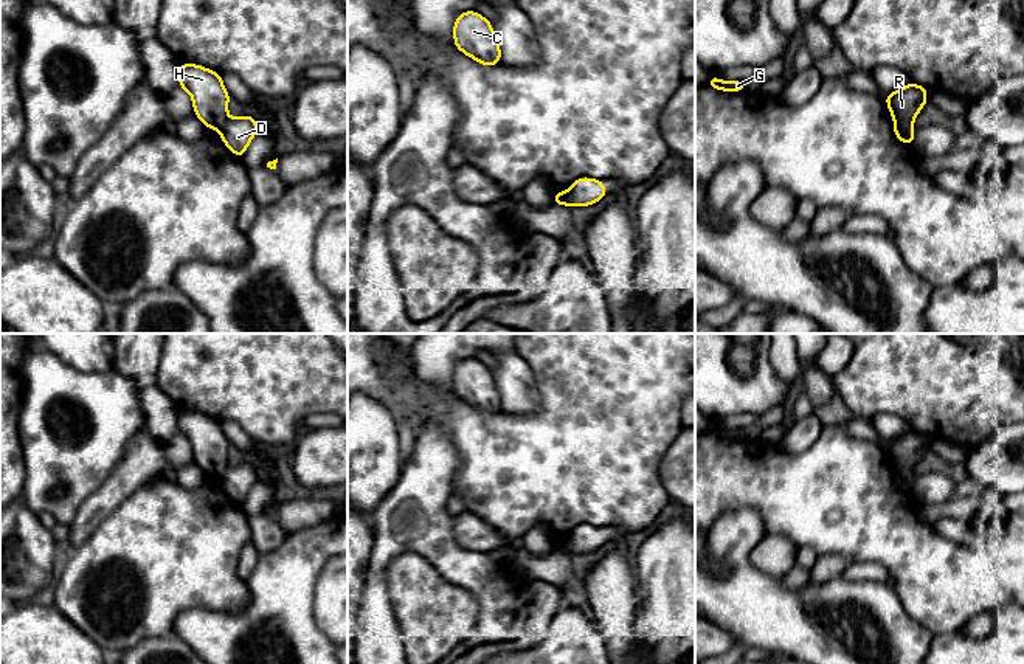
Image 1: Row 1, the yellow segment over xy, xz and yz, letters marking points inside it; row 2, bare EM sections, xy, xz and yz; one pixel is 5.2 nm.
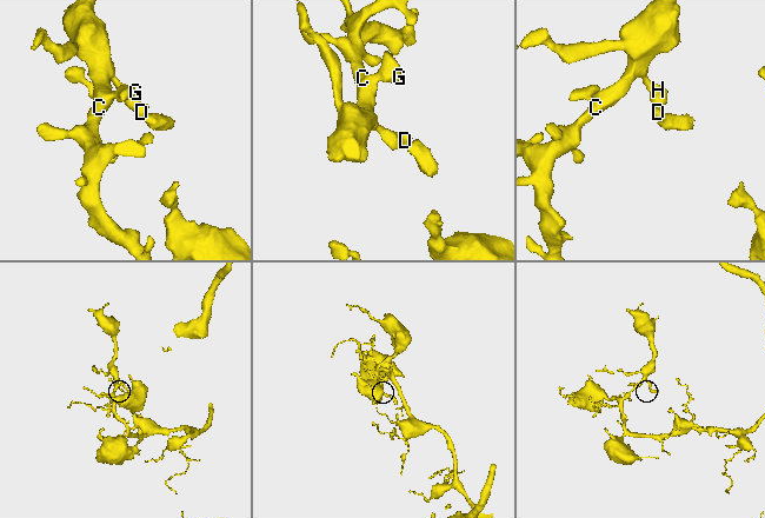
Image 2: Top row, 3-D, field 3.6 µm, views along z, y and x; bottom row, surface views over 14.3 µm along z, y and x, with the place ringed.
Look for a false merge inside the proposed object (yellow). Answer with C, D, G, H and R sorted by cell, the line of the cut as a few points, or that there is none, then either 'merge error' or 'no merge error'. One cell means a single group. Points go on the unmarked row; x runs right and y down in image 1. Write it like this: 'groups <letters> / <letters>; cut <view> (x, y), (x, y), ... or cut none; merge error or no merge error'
groups C G H R / D; cut yz (894, 466), (913, 475); merge error

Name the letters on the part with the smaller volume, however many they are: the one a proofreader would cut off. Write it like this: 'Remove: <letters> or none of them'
Remove: D

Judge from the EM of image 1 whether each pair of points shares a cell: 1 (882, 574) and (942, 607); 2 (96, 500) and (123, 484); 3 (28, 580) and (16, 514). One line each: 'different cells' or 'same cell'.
1: different cells
2: same cell
3: same cell

